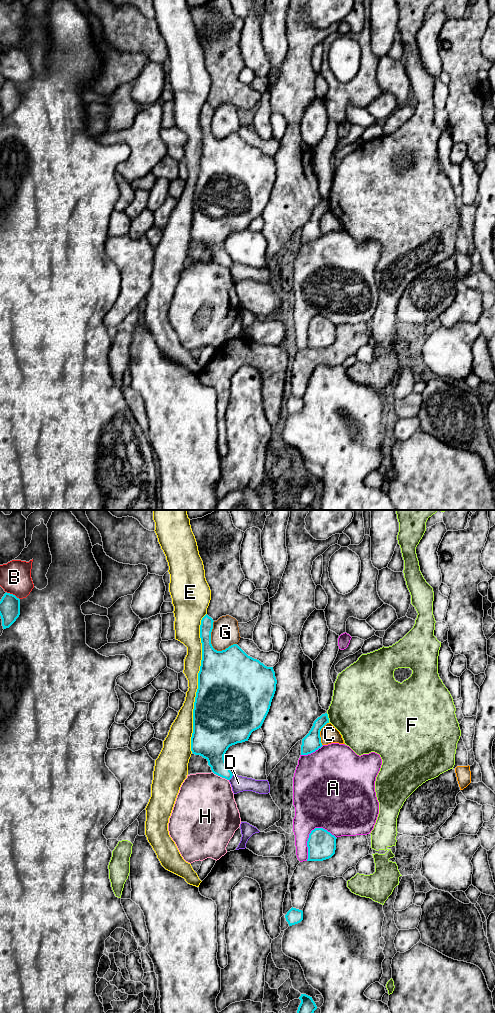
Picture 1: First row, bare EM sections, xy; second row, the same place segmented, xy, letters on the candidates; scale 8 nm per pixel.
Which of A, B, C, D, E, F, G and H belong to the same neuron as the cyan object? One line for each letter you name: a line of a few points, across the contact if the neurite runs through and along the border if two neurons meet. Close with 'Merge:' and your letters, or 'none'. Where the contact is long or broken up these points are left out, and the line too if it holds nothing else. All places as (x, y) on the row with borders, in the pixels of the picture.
Merge: none

